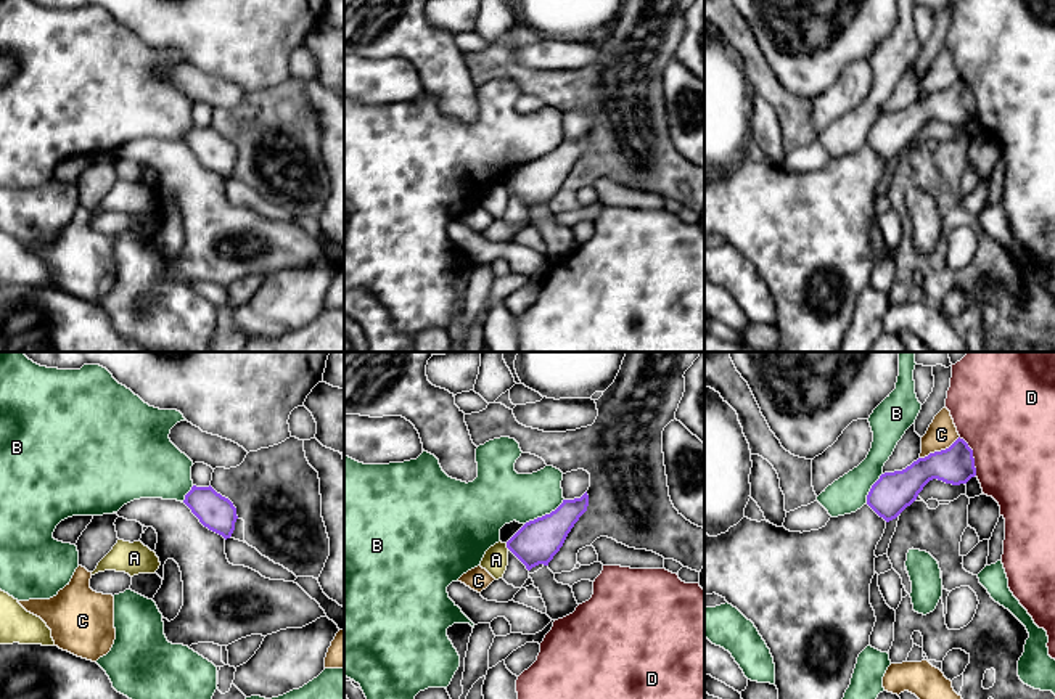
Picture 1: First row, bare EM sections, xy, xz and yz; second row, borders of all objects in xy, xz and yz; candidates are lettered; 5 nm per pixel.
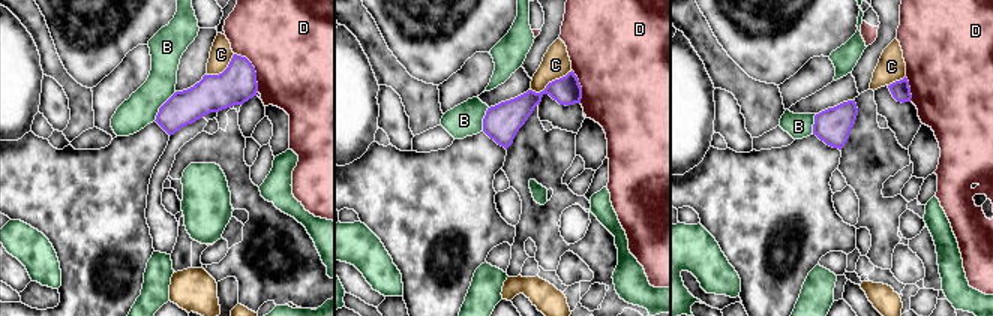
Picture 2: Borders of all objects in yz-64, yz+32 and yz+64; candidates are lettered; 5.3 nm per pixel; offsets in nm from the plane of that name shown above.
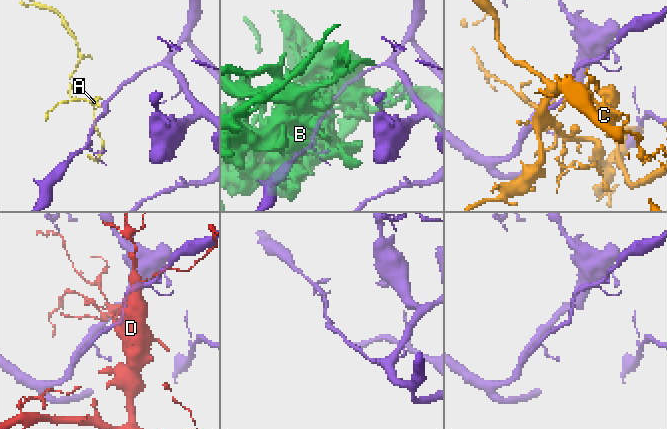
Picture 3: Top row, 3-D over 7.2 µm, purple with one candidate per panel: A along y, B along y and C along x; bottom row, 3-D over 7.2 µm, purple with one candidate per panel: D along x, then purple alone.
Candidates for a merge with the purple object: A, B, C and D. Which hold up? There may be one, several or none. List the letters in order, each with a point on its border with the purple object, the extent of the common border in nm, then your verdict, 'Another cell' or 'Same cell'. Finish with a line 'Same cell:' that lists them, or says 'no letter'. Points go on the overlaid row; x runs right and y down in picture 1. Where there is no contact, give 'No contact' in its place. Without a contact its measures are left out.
A: Touches purple at xz (507, 547). Shared border 40 nm. Another cell
B: Touches purple at xz (545, 515). Shared border 240 nm. Another cell
C: Touches purple at yz (941, 450). Shared border 240 nm. Another cell
D: Touches purple at yz (972, 455). Shared border 220 nm. Another cell
Same cell: no letter

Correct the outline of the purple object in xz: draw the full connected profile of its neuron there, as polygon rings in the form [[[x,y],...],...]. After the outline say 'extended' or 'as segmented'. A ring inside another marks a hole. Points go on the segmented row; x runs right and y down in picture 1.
[[[587,492],[581,498],[563,500],[563,503],[550,514],[526,522],[507,542],[507,548],[528,570],[539,564],[548,566],[563,546],[574,524],[587,511],[587,506]]] | as segmented

